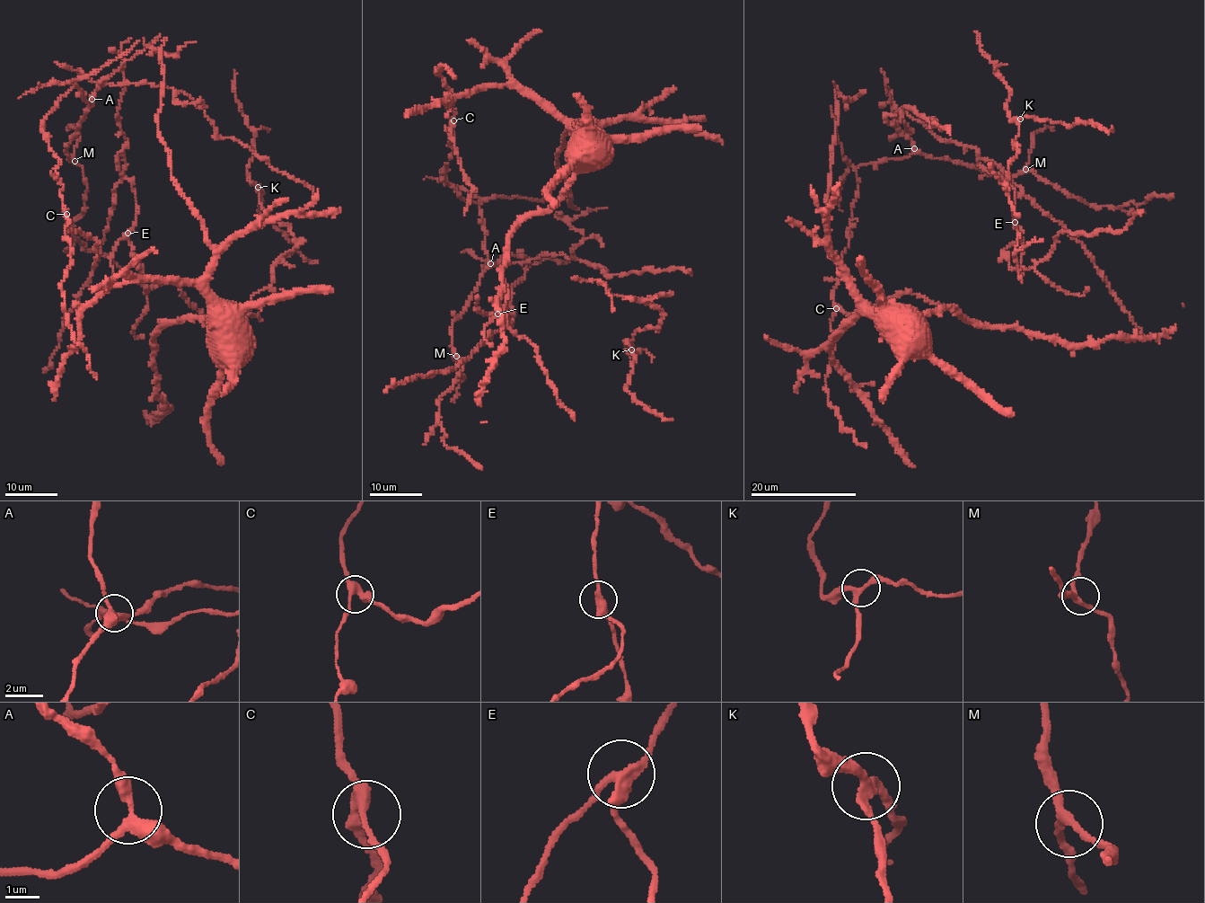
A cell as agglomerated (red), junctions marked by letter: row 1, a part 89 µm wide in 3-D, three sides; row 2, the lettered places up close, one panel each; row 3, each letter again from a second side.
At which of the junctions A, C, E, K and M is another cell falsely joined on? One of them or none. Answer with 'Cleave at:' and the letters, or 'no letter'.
Cleave at: E

